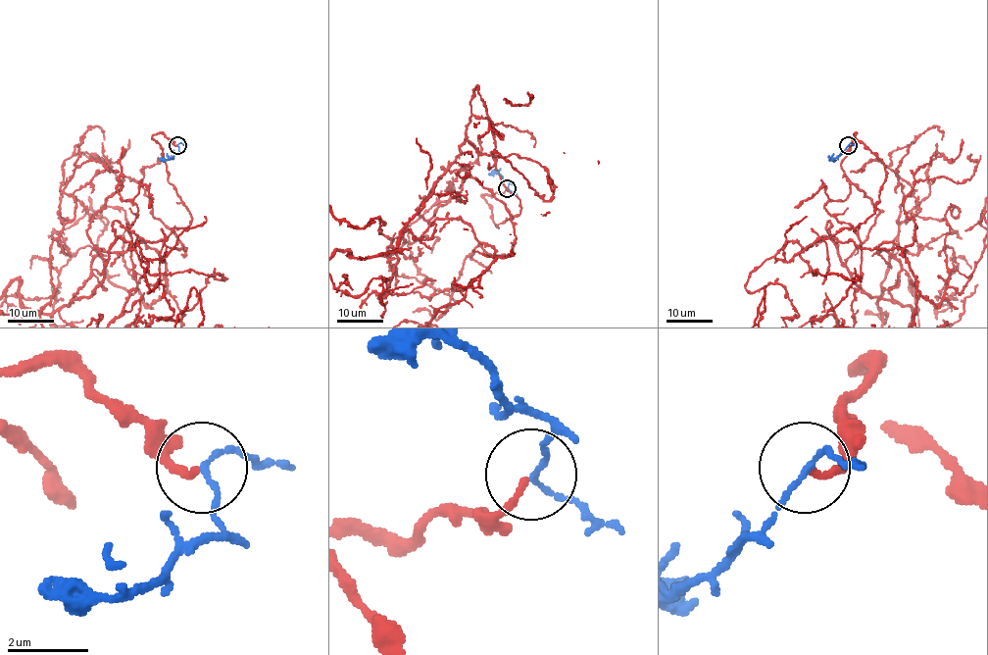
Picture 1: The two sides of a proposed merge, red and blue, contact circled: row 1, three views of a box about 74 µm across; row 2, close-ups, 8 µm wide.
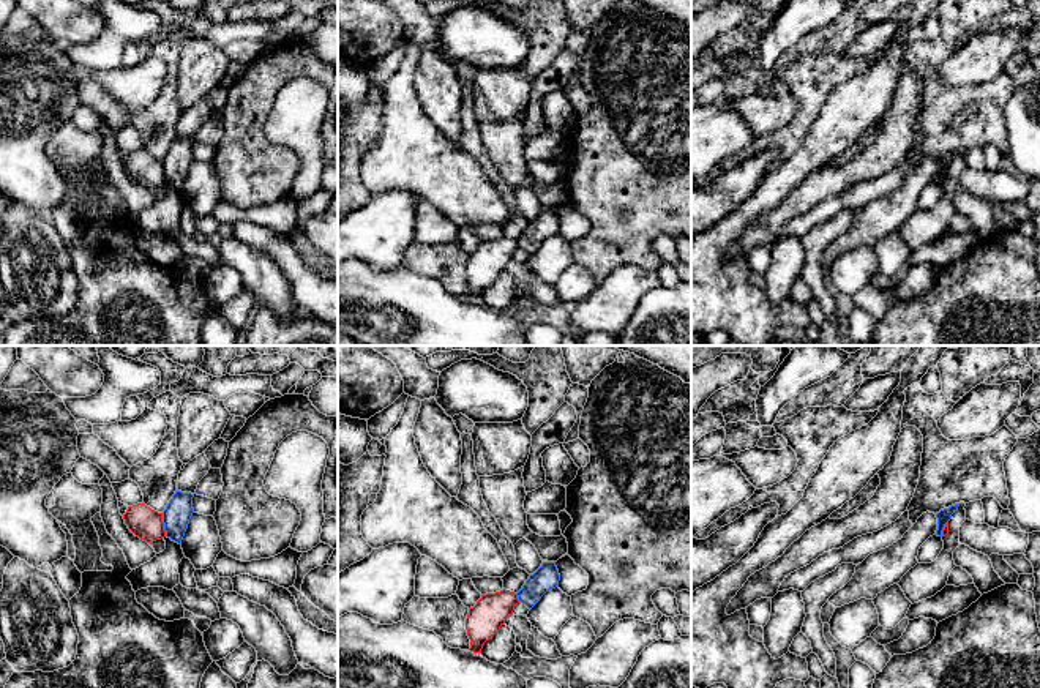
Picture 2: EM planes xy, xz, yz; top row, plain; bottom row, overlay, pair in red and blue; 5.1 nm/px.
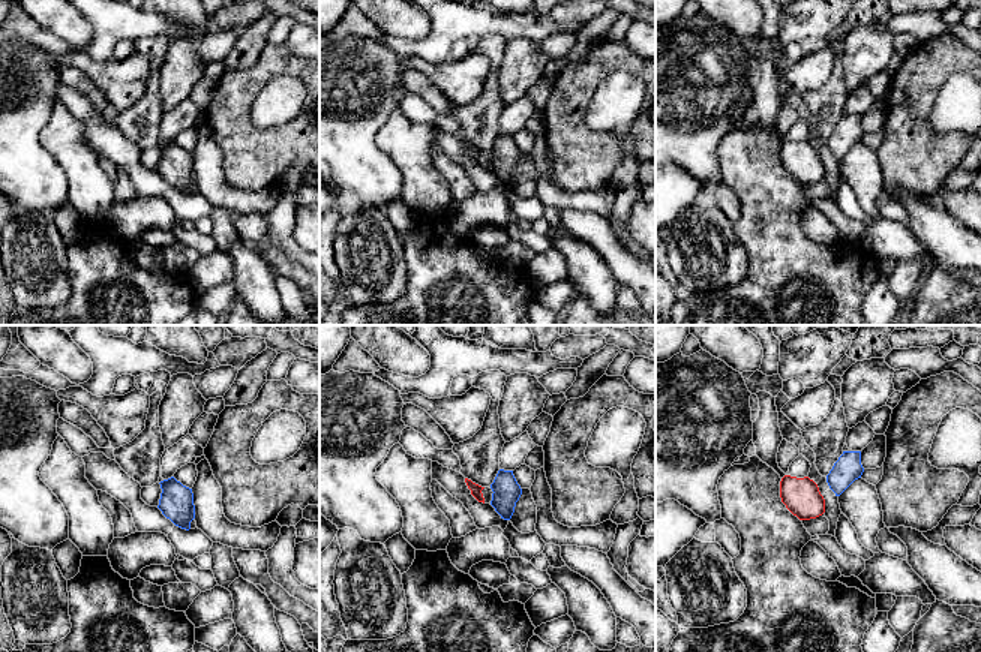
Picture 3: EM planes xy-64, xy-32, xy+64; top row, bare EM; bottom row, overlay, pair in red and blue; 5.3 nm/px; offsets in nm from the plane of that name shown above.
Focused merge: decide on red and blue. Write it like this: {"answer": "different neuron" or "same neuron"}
{"answer": "different neuron"}

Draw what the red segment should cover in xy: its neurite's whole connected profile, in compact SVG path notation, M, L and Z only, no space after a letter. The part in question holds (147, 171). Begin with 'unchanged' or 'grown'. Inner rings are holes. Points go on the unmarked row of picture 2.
unchanged; M145 150L128 153L123 166L128 175L147 189L166 183L163 159L152 156Z

